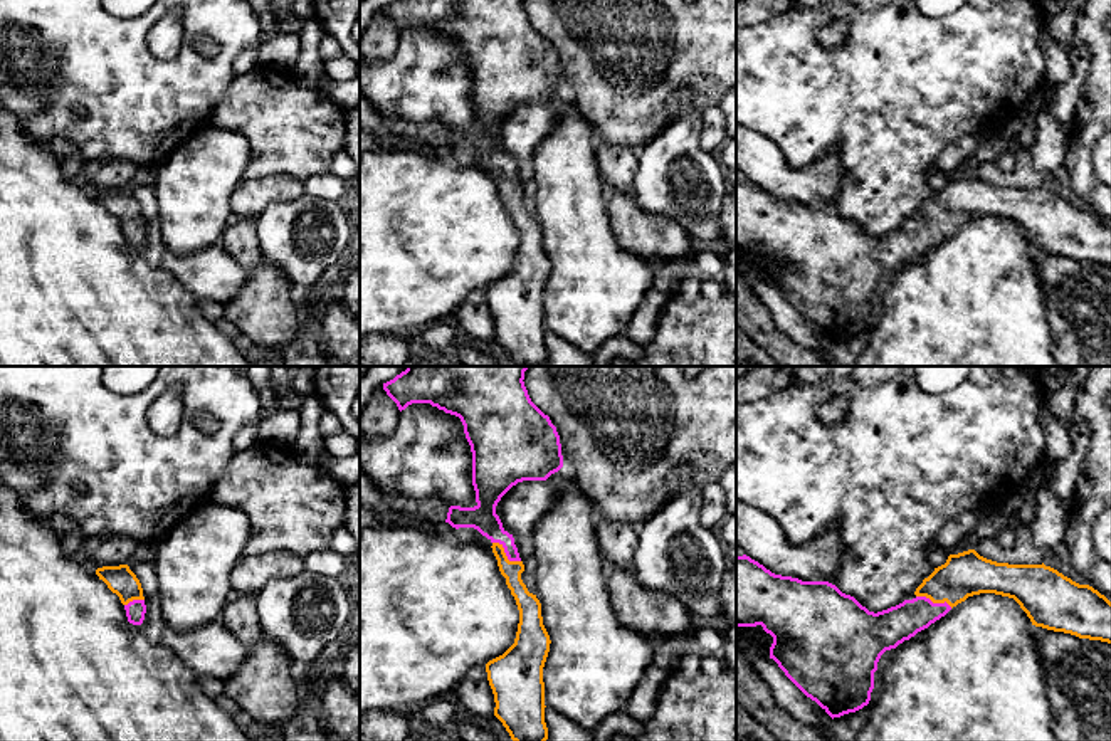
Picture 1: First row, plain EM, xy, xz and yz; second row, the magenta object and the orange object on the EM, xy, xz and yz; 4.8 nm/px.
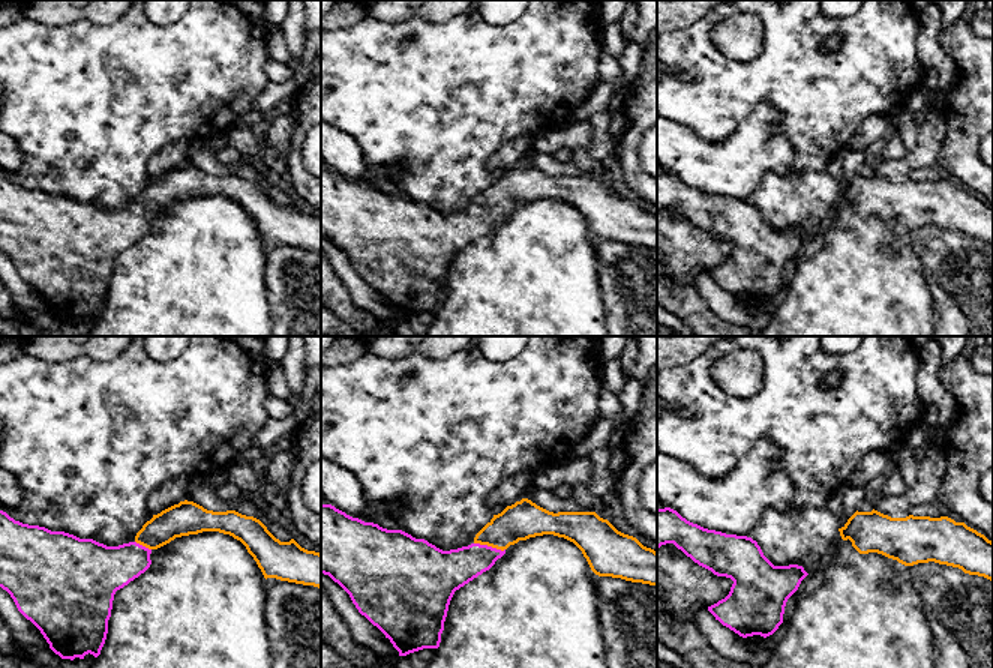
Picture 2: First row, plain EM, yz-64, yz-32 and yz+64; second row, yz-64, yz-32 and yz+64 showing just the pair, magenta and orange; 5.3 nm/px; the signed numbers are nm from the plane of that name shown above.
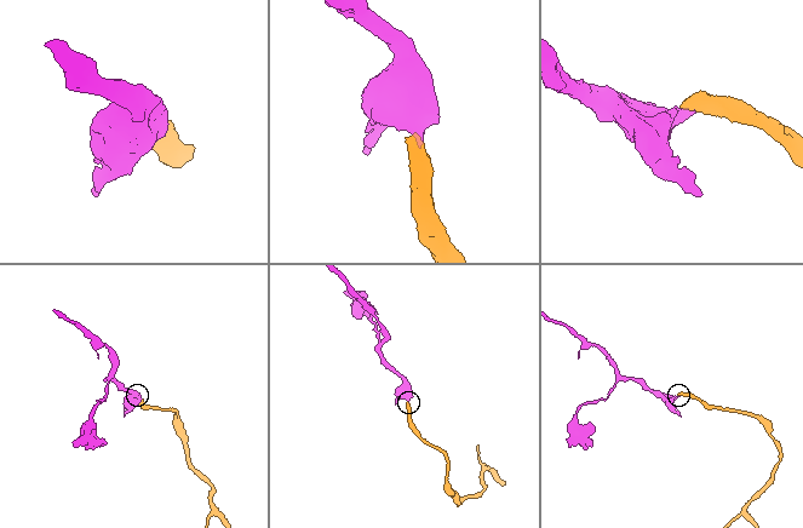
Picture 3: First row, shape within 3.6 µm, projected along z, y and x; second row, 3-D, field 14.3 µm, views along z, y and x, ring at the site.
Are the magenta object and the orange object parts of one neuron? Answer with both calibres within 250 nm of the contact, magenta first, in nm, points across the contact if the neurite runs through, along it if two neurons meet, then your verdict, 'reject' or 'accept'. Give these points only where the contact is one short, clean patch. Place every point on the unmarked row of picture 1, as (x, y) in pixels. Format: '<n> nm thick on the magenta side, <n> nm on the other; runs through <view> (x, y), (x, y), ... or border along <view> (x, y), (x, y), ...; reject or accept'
130 nm thick on the magenta side, 100 nm on the other; runs through xz (483, 140), (503, 165), (506, 178), (513, 205), (526, 225); accept

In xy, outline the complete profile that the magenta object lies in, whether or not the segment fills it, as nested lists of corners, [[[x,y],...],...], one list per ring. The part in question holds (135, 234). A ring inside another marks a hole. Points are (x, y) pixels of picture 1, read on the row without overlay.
[[[103,190],[96,193],[96,198],[113,217],[119,220],[124,229],[128,245],[133,249],[141,249],[146,237],[146,229],[141,207],[129,190]]]

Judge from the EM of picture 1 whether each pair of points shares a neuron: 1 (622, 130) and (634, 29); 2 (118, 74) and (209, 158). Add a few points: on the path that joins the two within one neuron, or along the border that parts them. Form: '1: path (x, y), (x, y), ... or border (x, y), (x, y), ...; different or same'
1: path (622, 105), (626, 54); same
2: border (202, 125), (158, 163); different

